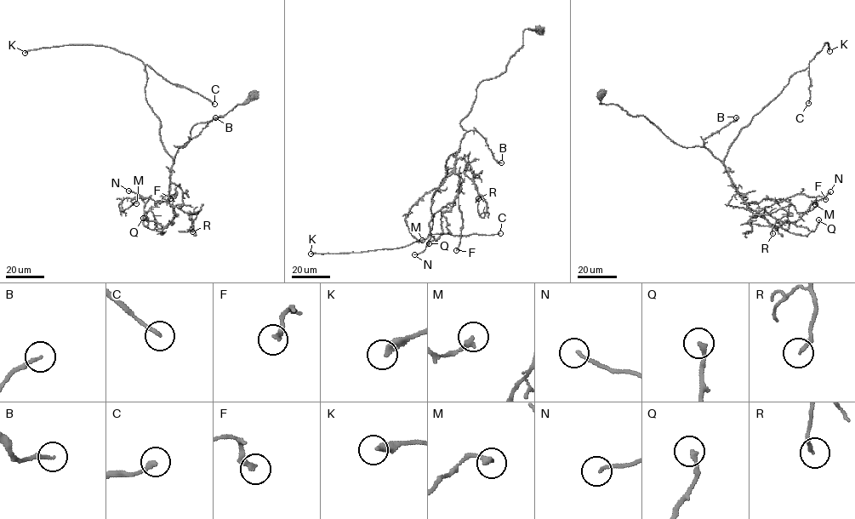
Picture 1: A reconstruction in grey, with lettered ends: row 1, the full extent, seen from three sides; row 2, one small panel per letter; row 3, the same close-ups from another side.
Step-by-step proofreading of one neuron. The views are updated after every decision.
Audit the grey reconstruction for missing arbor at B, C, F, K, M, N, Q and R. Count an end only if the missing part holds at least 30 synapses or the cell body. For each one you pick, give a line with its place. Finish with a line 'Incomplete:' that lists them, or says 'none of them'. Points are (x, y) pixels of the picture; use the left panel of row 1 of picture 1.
C: at (214, 104)
K: at (25, 53)
Incomplete: C, K

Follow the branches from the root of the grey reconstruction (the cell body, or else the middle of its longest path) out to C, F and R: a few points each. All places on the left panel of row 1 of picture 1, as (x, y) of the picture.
C: (253, 95), (196, 123), (187, 144), (174, 145), (180, 147), (173, 161), (146, 100), (145, 66), (214, 104)
F: (253, 95), (196, 123), (187, 144), (174, 145), (180, 147), (171, 172), (173, 209), (176, 193), (170, 198)
R: (253, 95), (196, 123), (187, 144), (174, 145), (180, 147), (168, 202), (189, 213), (201, 208), (192, 231)

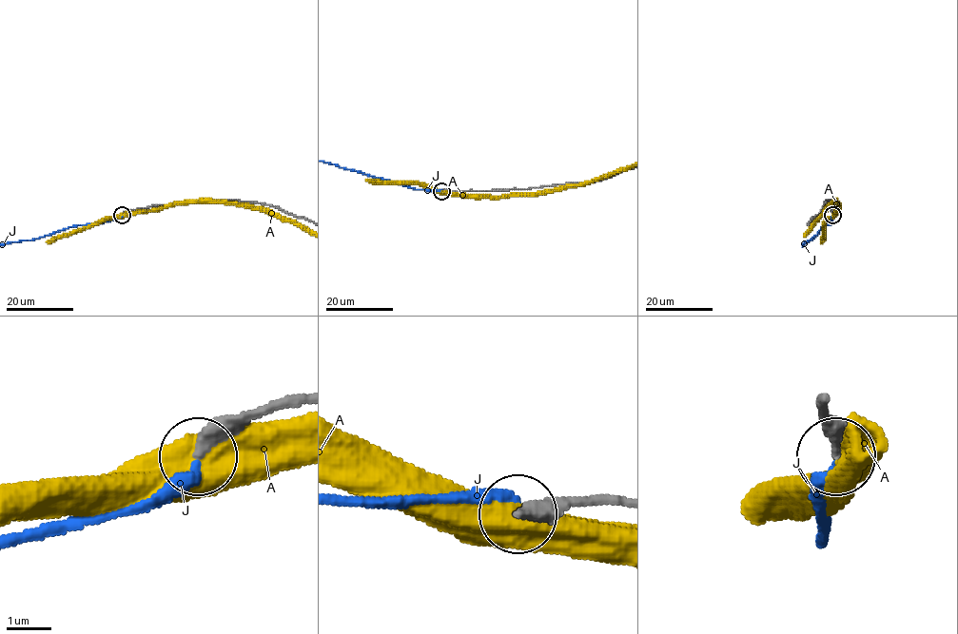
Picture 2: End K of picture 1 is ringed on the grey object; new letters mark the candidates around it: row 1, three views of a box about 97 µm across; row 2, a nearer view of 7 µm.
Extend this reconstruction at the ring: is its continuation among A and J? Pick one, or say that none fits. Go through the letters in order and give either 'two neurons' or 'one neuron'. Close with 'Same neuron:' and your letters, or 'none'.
A: two neurons
J: one neuron
Same neuron: J

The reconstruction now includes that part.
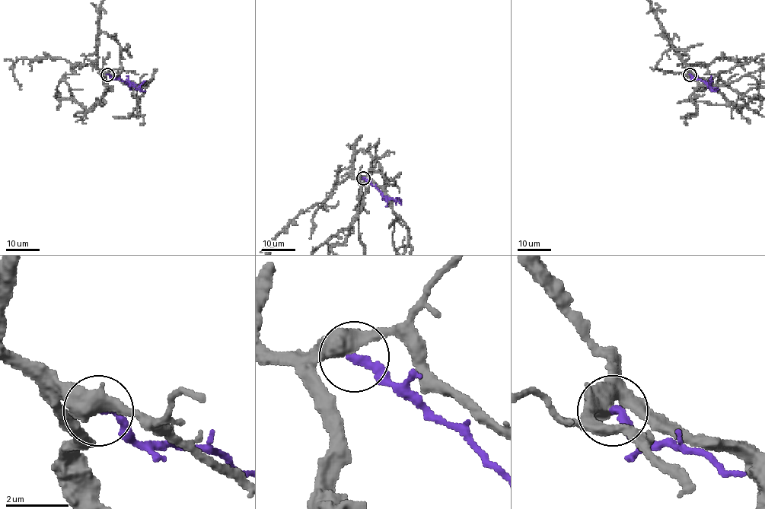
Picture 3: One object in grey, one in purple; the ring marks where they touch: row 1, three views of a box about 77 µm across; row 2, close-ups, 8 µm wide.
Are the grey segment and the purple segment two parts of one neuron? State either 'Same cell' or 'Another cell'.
Another cell

